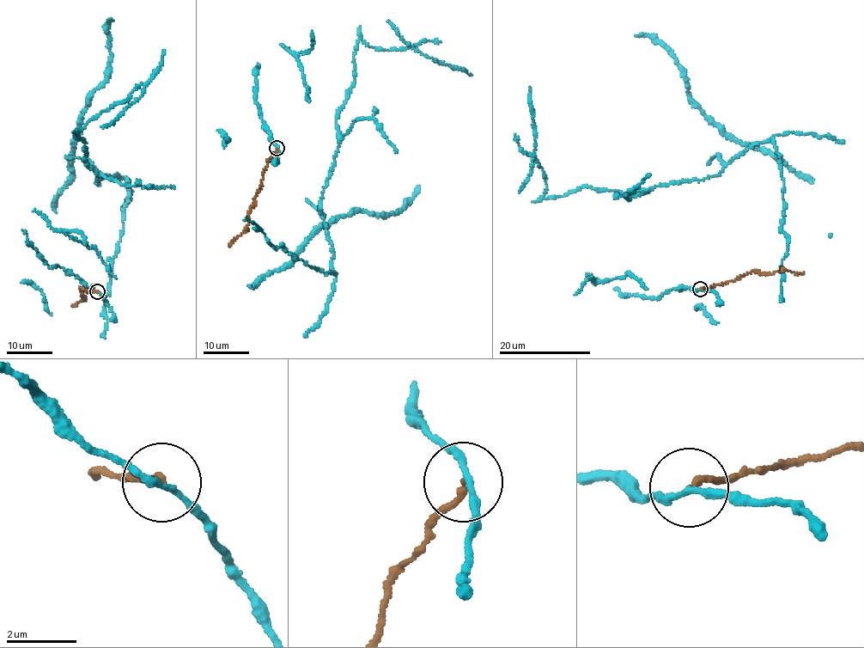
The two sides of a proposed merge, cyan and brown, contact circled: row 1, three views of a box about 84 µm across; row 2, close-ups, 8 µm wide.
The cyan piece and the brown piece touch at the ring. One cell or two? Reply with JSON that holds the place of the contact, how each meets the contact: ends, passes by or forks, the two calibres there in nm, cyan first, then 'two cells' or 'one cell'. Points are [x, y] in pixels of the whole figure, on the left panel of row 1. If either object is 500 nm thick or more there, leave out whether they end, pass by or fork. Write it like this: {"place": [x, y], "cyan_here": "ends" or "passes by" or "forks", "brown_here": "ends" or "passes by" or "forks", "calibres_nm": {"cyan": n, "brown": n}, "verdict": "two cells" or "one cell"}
{"place": [97, 291], "cyan_here": "passes by", "brown_here": "ends", "calibres_nm": {"cyan": 150, "brown": 180}, "verdict": "two cells"}

